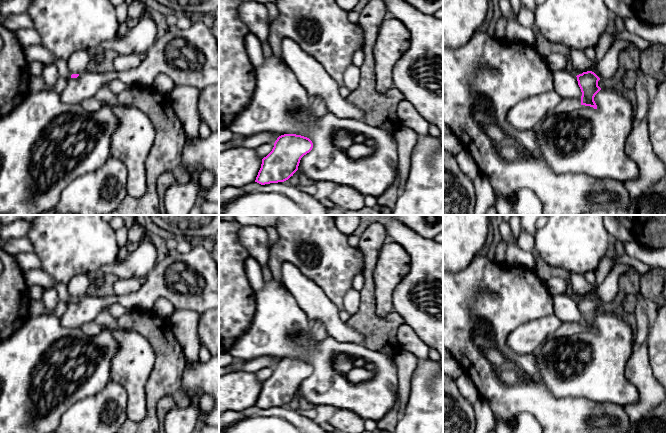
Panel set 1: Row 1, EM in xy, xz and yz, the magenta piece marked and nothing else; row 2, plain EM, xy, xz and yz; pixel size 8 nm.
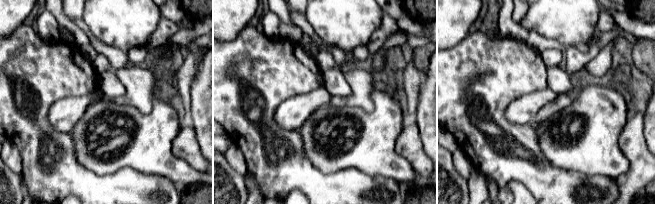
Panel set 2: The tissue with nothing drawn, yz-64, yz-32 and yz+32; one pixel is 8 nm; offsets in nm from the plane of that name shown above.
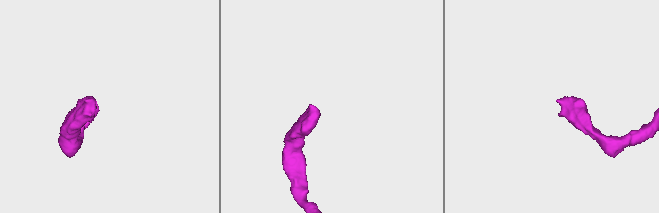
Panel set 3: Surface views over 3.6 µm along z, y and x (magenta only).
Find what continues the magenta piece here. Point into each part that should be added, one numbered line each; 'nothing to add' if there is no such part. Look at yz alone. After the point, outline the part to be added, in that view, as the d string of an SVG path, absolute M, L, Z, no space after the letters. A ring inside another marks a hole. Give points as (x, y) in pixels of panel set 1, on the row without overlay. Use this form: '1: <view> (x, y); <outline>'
1: yz (567, 329); M564 322L560 328L556 330L548 338L558 339L562 337L570 337L573 334L578 333L581 330L581 323Z

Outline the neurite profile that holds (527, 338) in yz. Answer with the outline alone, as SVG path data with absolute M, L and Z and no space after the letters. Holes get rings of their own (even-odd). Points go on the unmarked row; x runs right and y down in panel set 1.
M555 313L530 321L513 330L508 337L507 344L516 354L533 353L560 328L561 324L562 322Z

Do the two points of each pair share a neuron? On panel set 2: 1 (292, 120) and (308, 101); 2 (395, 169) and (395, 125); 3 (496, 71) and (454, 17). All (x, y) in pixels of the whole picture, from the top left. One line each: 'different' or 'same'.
1: same
2: same
3: different

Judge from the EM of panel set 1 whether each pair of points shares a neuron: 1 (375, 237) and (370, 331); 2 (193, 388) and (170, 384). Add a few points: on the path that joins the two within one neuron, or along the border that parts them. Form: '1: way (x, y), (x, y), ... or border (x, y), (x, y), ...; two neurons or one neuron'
1: way (370, 260), (368, 268), (368, 308); one neuron
2: border (185, 363), (182, 388), (191, 403); two neurons

